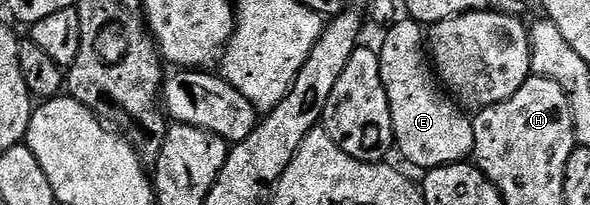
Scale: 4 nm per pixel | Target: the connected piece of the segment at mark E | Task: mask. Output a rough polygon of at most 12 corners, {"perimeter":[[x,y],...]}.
{"perimeter":[[402,18],[378,61],[397,151],[463,163],[471,117],[440,87],[423,25]]}

